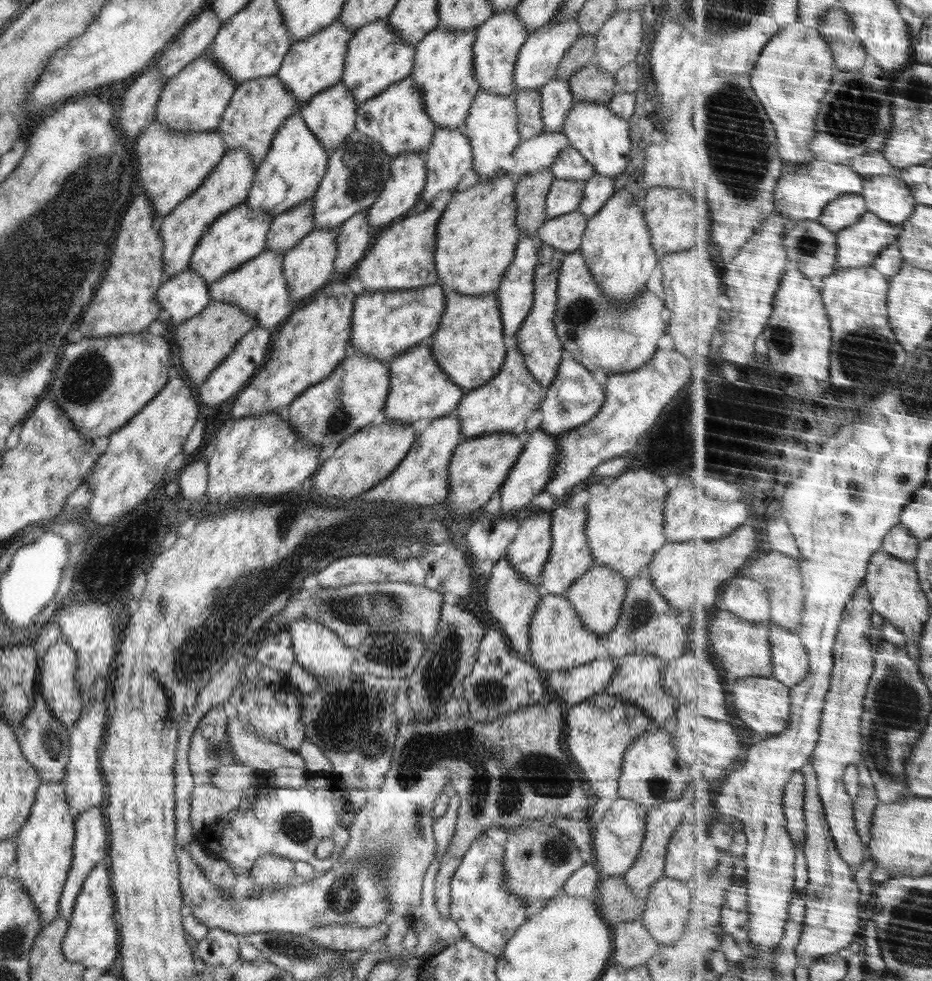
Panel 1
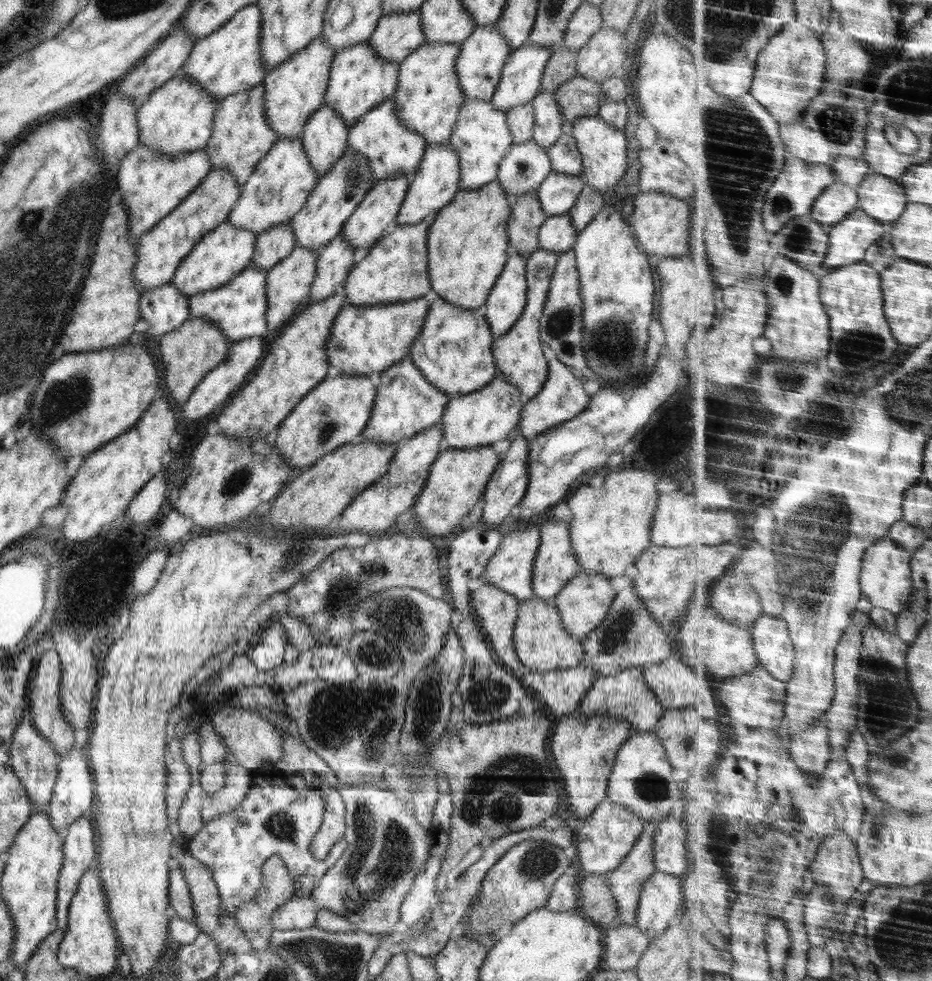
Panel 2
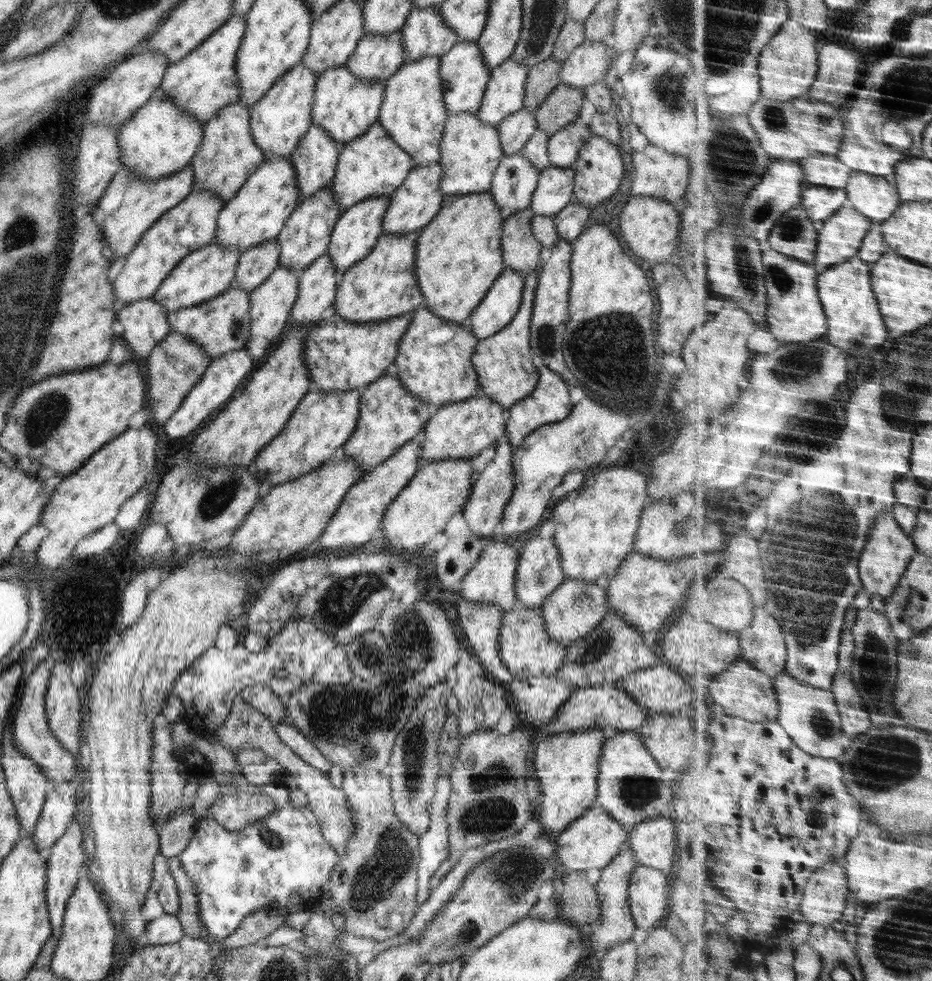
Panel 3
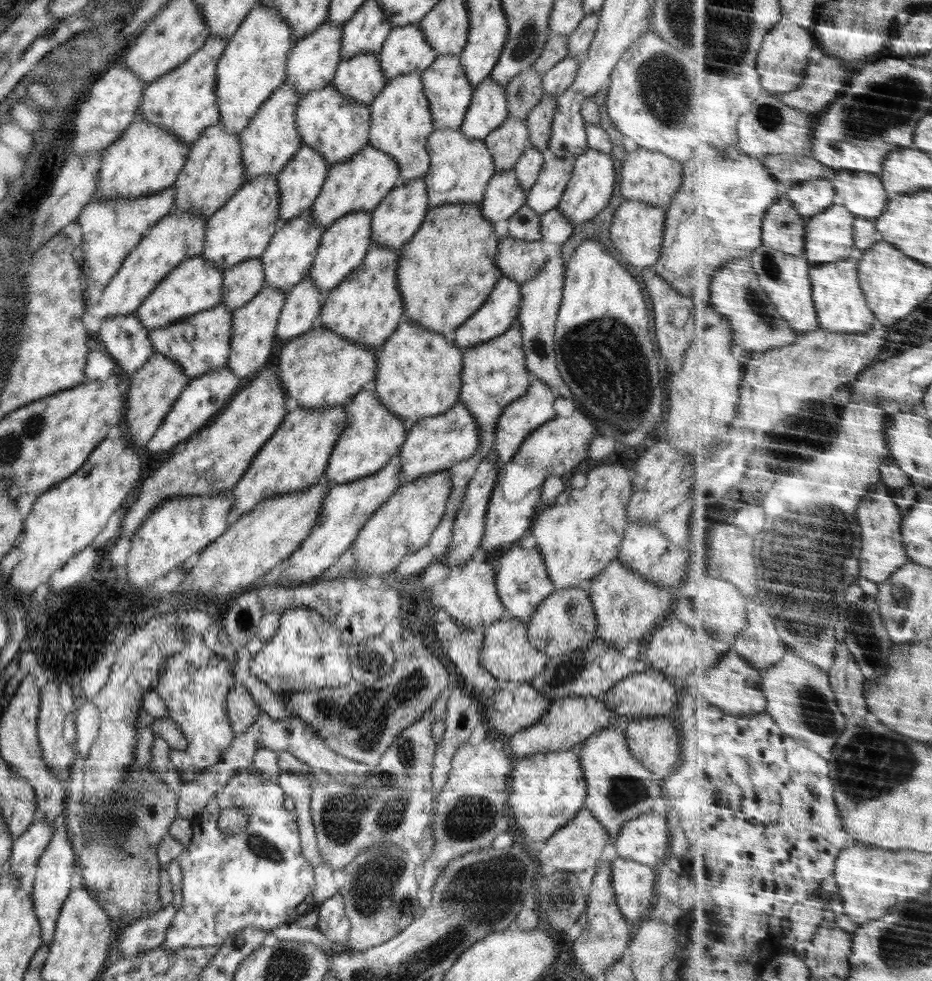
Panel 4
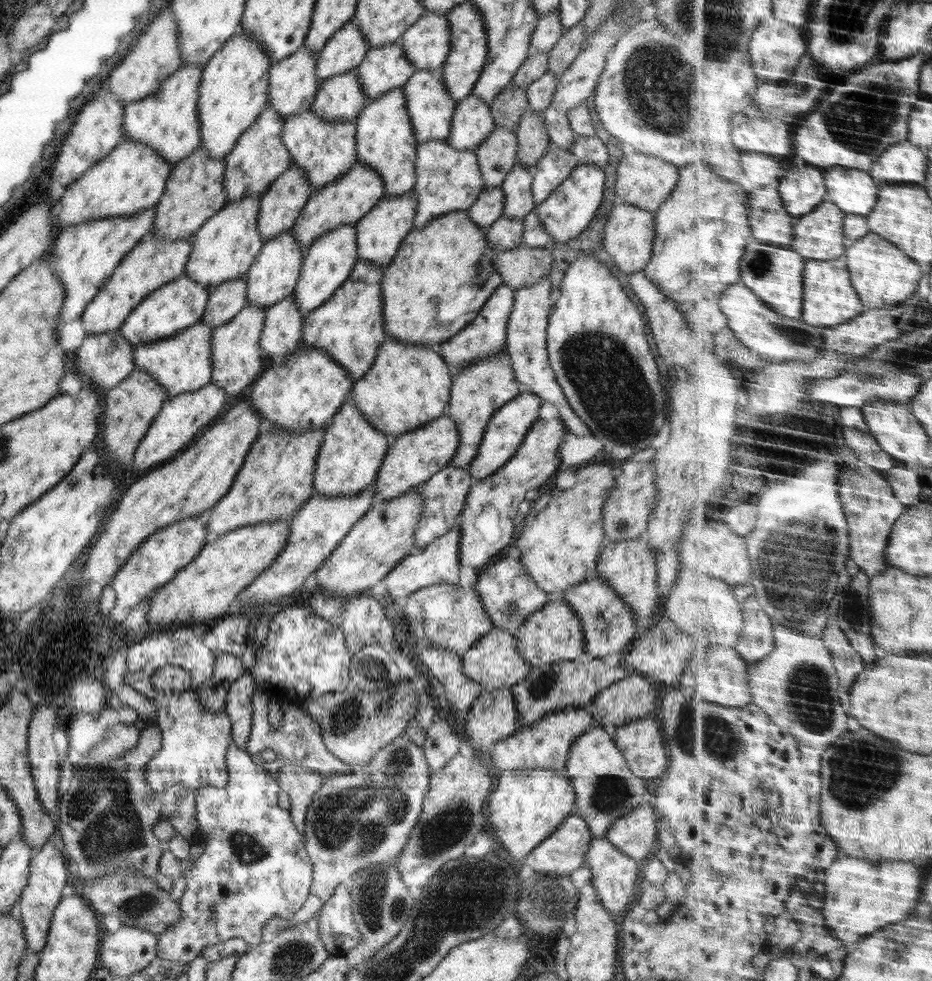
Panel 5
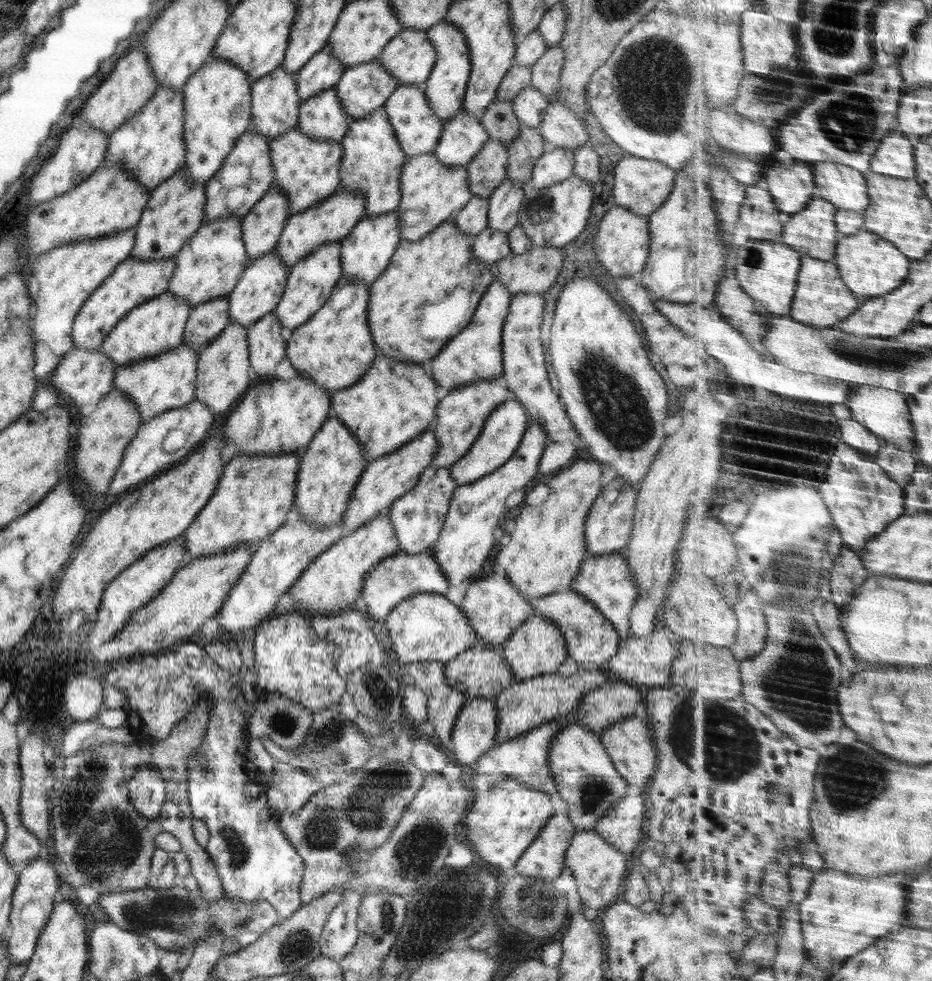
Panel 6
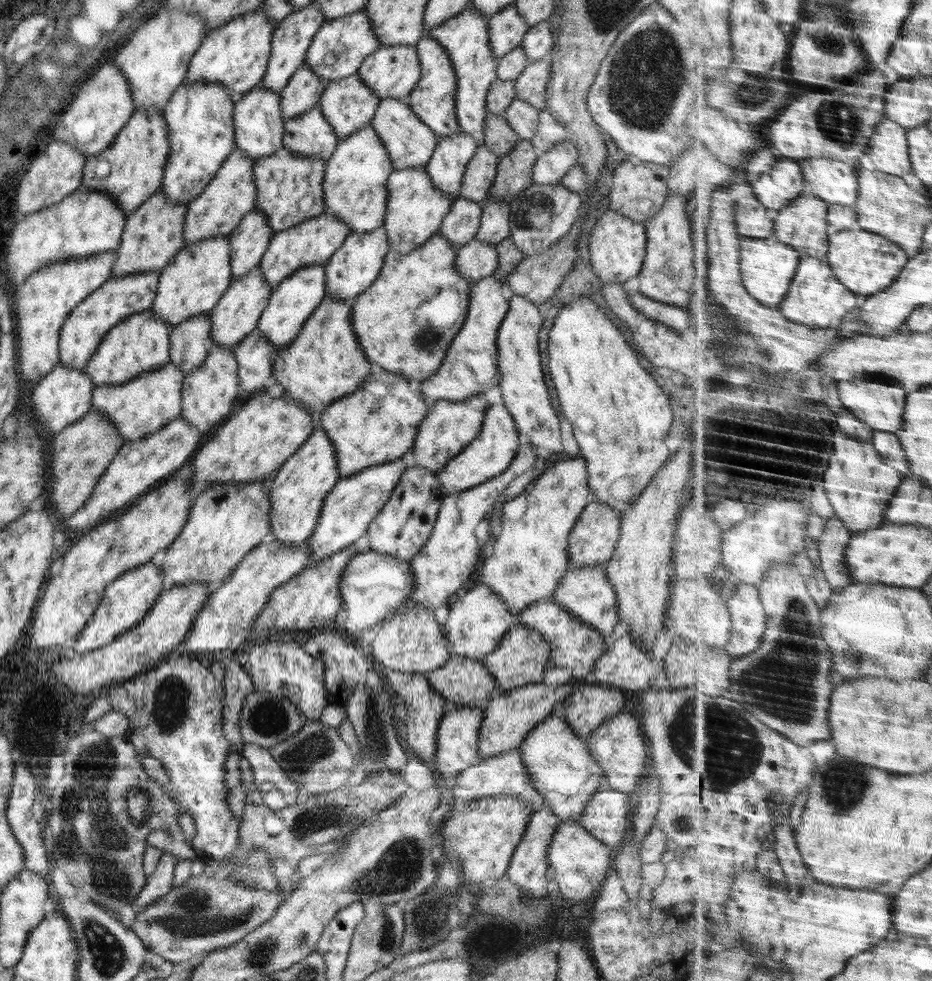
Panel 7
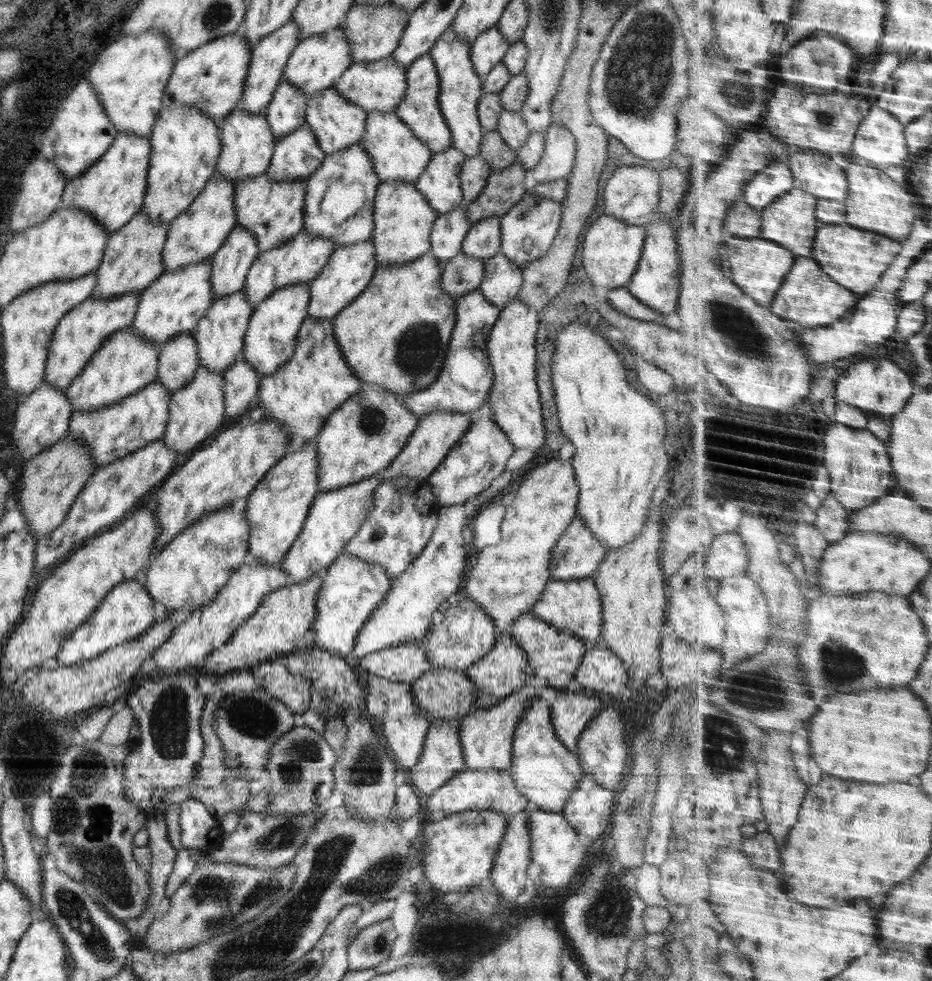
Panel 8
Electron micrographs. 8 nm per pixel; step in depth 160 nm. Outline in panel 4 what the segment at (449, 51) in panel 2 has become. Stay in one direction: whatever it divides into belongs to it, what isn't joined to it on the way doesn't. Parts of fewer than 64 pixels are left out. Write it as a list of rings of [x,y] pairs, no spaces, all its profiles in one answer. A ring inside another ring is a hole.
[[[415,72],[391,78],[384,85],[383,90],[375,96],[369,107],[372,128],[370,128],[368,143],[386,152],[398,163],[400,177],[396,179],[396,186],[406,184],[416,178],[423,178],[432,164],[426,144],[428,144],[429,134],[435,132],[435,129],[427,95],[423,91],[421,73]]]

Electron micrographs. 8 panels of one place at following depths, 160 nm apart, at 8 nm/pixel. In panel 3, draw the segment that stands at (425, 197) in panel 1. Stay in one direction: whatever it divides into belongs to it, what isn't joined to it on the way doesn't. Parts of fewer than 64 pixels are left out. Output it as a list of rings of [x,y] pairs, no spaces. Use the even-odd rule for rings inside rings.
[[[436,162],[422,167],[415,167],[404,182],[396,188],[396,191],[390,195],[390,206],[384,213],[382,221],[383,233],[386,234],[410,234],[419,232],[442,208],[444,195],[440,193],[440,179],[444,176],[442,173],[442,163]]]

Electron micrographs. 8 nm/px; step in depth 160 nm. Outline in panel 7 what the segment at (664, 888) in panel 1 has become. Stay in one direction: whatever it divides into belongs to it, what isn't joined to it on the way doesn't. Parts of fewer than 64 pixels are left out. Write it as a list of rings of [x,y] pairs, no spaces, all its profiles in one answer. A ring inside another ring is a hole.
[[[562,821],[554,831],[547,859],[550,868],[554,868],[553,881],[560,886],[562,899],[581,903],[598,898],[602,890],[610,864],[611,847],[594,838],[581,824],[574,821]]]

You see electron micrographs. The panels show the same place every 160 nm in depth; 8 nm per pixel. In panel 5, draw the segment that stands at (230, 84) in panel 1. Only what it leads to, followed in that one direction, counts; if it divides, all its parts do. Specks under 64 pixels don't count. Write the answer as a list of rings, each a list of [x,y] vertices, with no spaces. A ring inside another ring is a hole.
[[[125,138],[98,164],[71,183],[59,198],[54,212],[56,232],[66,227],[110,217],[128,217],[155,204],[164,194],[166,180],[172,174],[172,164],[152,147]]]

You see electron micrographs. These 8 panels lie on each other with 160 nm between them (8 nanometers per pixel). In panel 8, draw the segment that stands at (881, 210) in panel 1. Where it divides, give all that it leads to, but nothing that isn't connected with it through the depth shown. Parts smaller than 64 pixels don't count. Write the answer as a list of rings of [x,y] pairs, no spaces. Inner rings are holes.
[[[820,152],[791,155],[790,169],[793,170],[800,188],[819,198],[847,201],[850,183],[847,170],[841,168]]]

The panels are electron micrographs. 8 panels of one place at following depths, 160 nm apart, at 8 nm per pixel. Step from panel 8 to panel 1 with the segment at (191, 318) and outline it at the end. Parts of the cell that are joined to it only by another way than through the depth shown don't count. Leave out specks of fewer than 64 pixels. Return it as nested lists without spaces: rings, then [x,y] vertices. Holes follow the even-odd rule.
[[[300,113],[290,115],[274,135],[268,155],[257,167],[246,204],[250,209],[278,216],[312,199],[325,176],[330,154],[308,130]]]

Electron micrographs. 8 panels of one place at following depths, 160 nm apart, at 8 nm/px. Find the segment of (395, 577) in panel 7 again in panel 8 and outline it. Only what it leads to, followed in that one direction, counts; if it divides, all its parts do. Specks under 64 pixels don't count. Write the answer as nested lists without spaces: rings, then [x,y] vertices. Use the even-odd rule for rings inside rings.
[[[343,552],[322,572],[322,584],[315,596],[316,622],[314,622],[314,644],[316,649],[324,649],[353,661],[354,646],[360,628],[368,620],[377,604],[385,597],[391,585],[391,578],[377,564],[364,562]]]

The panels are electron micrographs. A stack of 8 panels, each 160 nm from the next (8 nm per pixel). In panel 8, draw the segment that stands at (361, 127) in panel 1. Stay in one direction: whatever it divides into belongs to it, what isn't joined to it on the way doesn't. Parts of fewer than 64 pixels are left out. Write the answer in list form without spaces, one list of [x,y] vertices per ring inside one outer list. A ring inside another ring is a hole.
[[[302,230],[286,243],[260,253],[253,260],[254,264],[250,266],[243,288],[245,298],[248,299],[250,306],[256,307],[259,302],[262,302],[274,291],[280,290],[289,284],[311,282],[320,275],[335,248],[336,244],[331,240],[321,236],[312,236]]]

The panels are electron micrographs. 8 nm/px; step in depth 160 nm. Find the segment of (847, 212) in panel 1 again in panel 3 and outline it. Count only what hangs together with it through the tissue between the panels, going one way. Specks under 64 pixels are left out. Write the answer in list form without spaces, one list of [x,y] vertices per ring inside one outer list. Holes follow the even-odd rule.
[[[813,185],[804,192],[804,204],[819,224],[831,219],[841,208],[850,205],[848,190],[840,187]]]

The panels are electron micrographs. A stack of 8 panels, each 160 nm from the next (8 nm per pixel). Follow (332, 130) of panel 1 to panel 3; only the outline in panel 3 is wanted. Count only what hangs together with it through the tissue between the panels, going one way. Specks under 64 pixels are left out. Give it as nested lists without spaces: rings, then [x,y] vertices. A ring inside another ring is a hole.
[[[312,123],[290,156],[296,168],[300,200],[308,199],[329,186],[336,176],[338,156],[340,148],[336,141],[322,127]]]

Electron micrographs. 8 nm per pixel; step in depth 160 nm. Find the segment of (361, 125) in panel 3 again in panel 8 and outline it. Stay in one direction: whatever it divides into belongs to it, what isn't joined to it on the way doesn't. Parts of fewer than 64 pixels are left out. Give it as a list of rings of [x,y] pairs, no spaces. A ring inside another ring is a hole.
[[[268,172],[236,182],[234,207],[239,226],[249,230],[257,240],[259,252],[266,252],[286,243],[303,230],[303,210],[306,202],[307,179],[274,182]]]

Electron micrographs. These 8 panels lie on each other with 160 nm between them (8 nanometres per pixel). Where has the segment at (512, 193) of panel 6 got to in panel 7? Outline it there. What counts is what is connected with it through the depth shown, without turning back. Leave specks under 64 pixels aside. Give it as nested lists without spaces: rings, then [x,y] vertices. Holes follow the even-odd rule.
[[[486,198],[484,202],[481,202],[481,206],[481,223],[475,238],[497,245],[510,234],[510,204]]]

